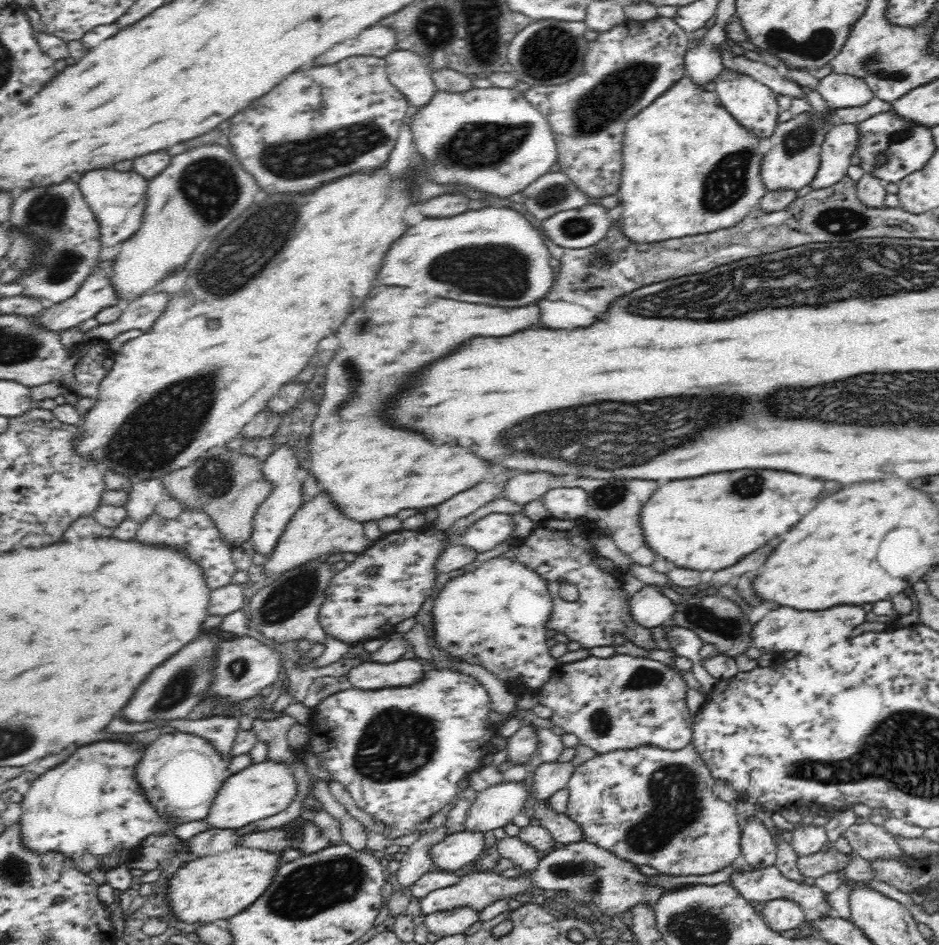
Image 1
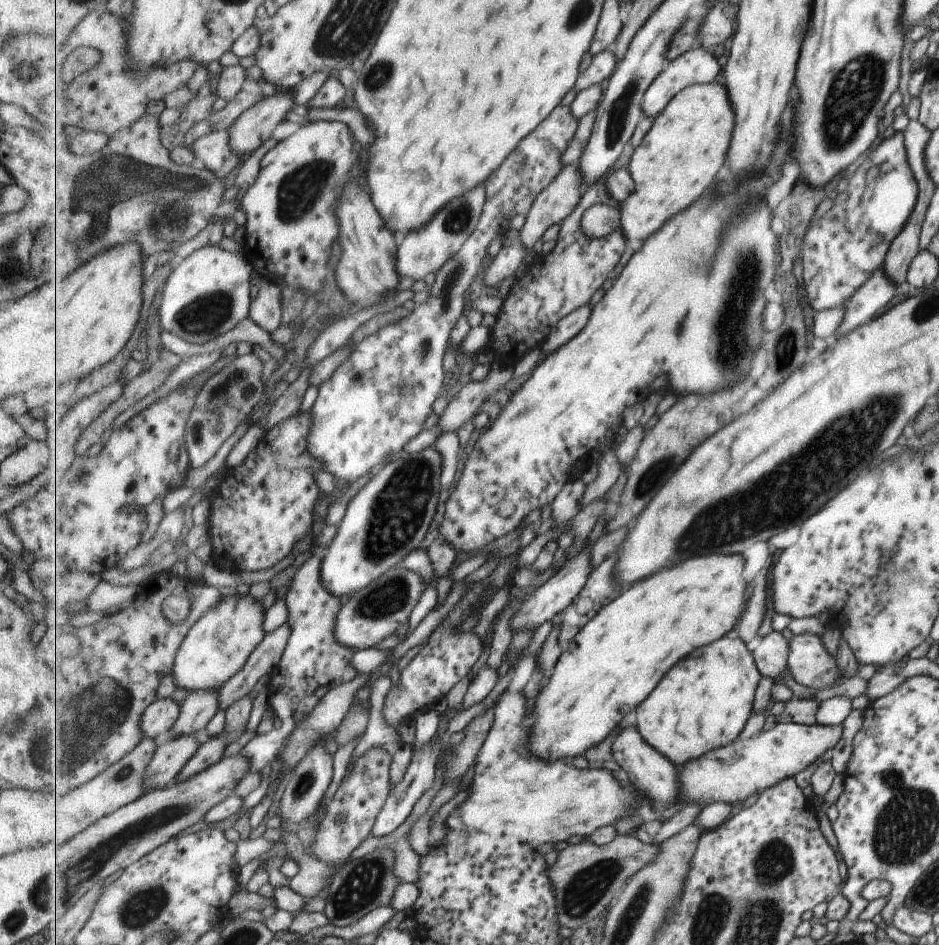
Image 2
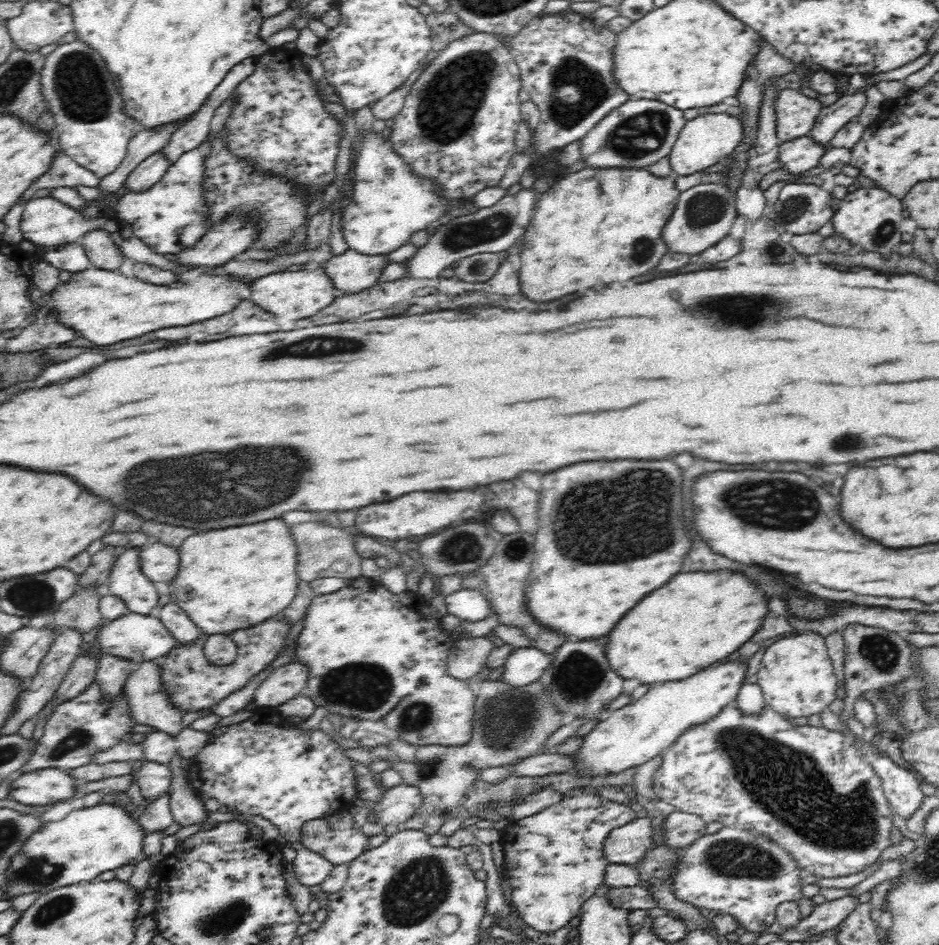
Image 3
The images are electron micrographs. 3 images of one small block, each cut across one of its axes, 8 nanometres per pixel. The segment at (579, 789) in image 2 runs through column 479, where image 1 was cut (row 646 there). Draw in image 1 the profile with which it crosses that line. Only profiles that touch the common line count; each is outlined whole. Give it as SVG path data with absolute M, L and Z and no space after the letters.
M842 604L820 612L806 612L806 610L780 606L768 612L755 624L755 629L752 630L753 647L759 649L762 654L793 651L802 652L802 656L808 658L820 658L820 654L826 652L828 648L850 640L850 634L856 626L866 622L864 616L866 612L860 606L852 606L852 604Z

